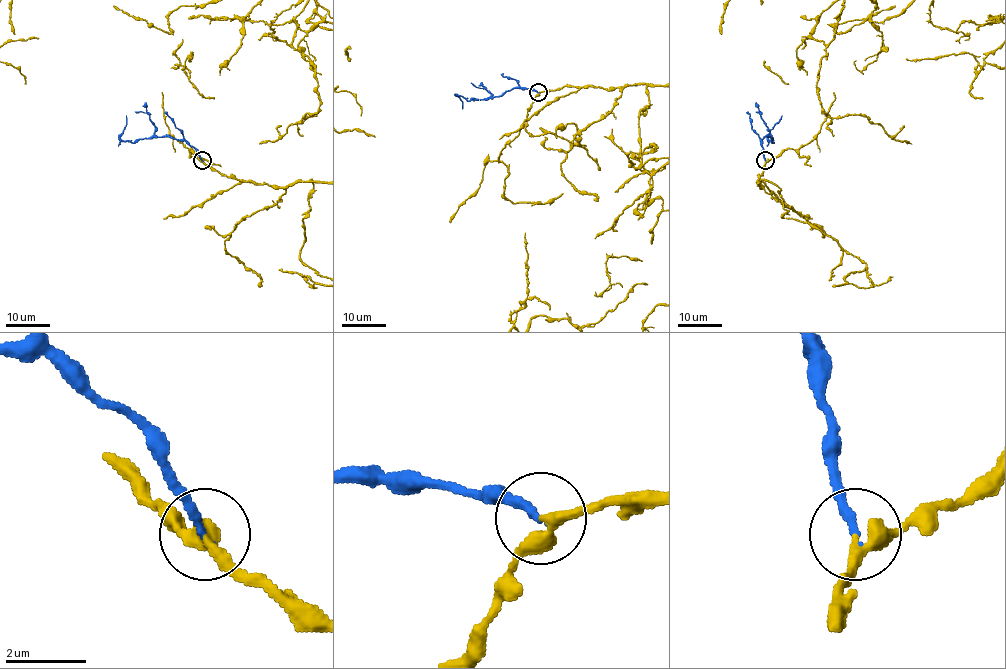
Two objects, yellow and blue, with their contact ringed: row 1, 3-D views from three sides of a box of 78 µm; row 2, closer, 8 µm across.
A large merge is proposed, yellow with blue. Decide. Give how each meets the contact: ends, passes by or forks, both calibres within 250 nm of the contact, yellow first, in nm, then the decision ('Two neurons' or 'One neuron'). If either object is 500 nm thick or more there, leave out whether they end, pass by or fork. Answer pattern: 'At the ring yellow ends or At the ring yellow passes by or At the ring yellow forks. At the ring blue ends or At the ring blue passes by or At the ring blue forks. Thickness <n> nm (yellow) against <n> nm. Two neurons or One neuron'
At the ring yellow passes by. At the ring blue ends. Thickness 220 nm (yellow) against 200 nm. One neuron

